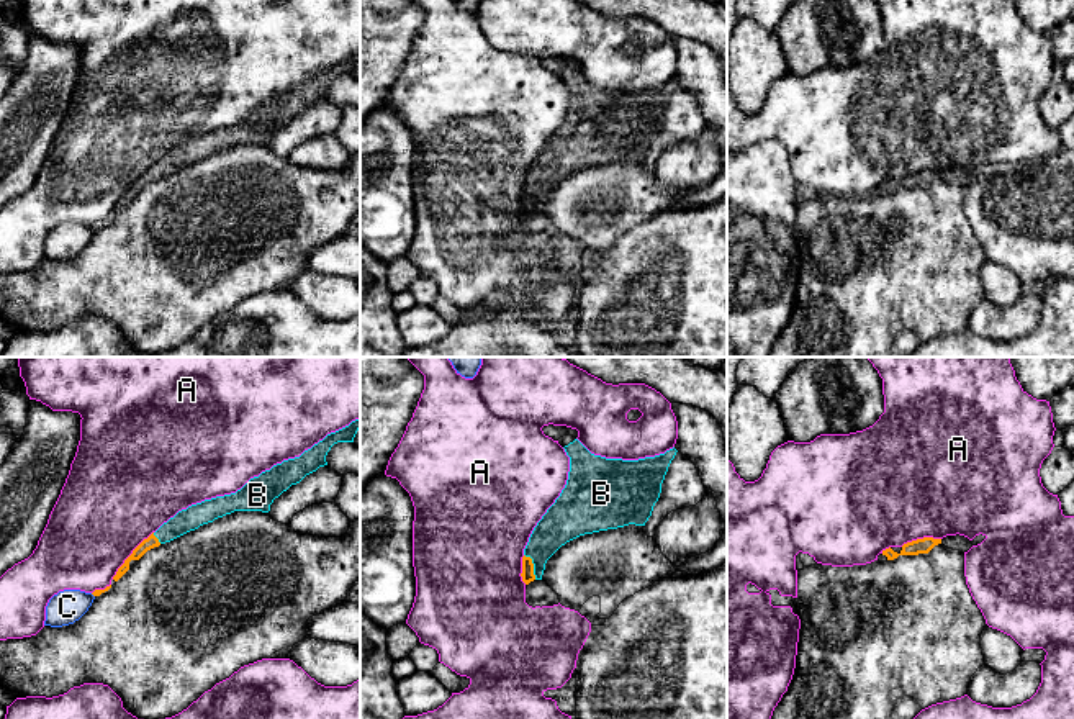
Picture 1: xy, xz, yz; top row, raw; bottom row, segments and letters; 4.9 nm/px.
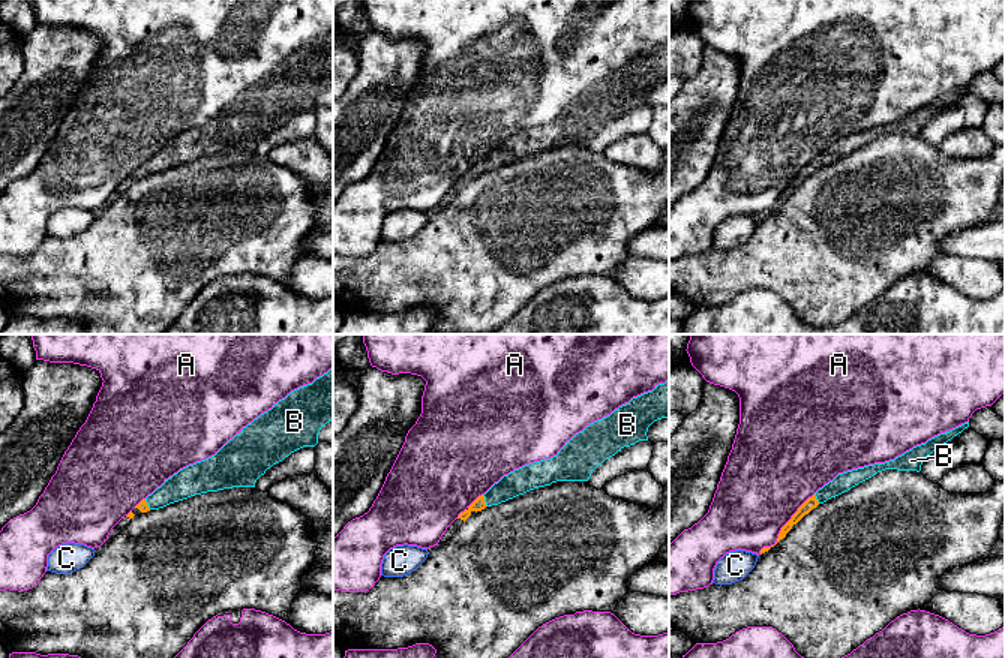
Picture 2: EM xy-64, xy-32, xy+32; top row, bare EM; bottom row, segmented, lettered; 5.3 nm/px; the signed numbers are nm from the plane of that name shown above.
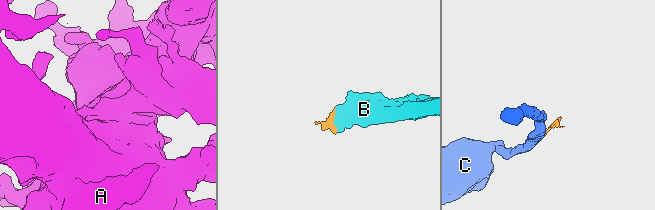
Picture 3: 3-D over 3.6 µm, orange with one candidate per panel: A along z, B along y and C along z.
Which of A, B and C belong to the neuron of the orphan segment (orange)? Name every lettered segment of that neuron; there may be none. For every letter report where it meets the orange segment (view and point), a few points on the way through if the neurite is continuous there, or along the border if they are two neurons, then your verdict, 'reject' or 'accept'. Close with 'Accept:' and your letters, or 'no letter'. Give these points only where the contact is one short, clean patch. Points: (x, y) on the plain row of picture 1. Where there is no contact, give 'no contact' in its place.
A: meets orange in xy at (130, 189); reject
B: meets orange in xz at (532, 198); runs through xz (527, 208), (532, 198), (544, 174), (560, 158); accept
C: no contact; reject
Accept: B

